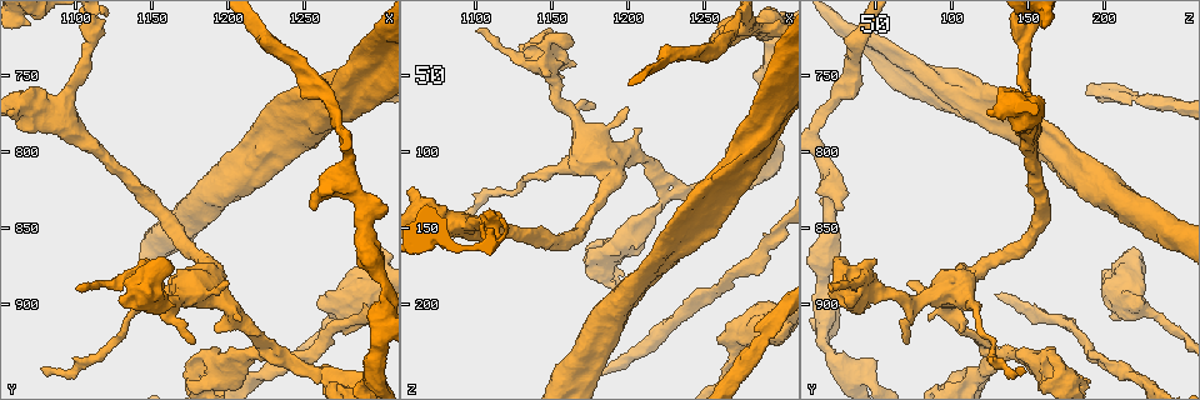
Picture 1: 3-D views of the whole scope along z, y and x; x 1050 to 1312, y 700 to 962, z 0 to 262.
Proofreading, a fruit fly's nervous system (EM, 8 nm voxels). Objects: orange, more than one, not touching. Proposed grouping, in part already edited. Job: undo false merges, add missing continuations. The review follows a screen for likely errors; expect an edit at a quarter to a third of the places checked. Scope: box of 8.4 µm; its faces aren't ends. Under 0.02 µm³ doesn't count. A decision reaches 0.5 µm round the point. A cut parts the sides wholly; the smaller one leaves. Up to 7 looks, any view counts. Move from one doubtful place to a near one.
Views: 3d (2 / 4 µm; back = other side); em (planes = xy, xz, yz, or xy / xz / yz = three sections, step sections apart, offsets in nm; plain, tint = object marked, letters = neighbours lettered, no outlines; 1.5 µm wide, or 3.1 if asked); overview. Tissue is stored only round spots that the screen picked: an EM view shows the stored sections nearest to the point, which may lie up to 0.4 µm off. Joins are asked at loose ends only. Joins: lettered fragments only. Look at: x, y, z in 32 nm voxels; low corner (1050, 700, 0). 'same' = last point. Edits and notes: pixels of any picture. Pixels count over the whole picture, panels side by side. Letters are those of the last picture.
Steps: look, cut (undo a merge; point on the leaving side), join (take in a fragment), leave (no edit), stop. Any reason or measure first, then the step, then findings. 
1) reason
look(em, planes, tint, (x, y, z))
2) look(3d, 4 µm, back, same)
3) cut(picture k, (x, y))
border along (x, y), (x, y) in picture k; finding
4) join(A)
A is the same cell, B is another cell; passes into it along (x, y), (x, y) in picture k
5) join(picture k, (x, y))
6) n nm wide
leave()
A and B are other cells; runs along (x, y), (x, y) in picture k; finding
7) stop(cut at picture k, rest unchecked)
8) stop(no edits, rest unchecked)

narrows sharply
look(3d, 2 µm, back, (1236, 932, 124))

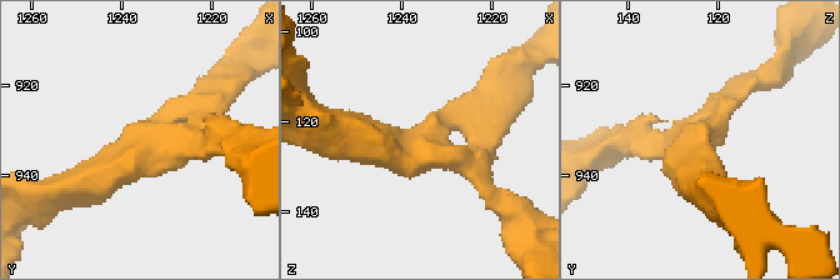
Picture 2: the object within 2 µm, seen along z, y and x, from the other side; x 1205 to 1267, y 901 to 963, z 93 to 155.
3 arms
look(em, planes, letters, (1233, 932, 125))

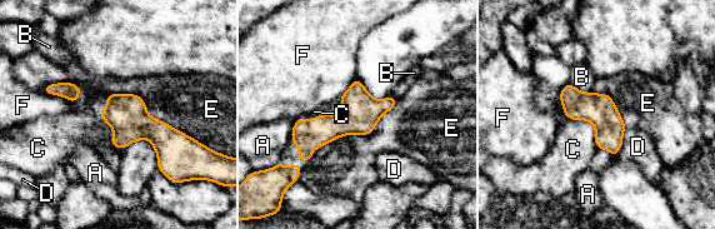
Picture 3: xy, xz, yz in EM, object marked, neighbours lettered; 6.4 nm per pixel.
200 nm wide
leave()
A, B, C, D, E and F are other cells; runs along (393, 100), (328, 127), (303, 157) in picture 3; one neuron here

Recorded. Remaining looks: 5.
an open end
look(em, xy, step 8, letters, (1210, 788, 170))

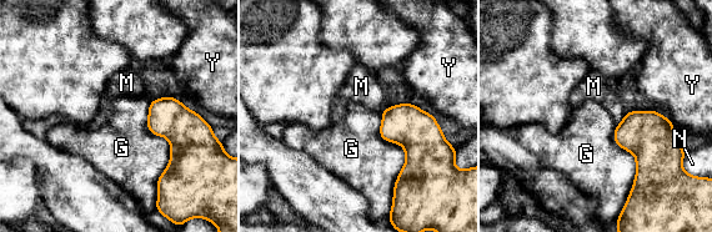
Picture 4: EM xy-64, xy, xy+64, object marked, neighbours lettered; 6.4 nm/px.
another direction
look(em, planes, letters, same)

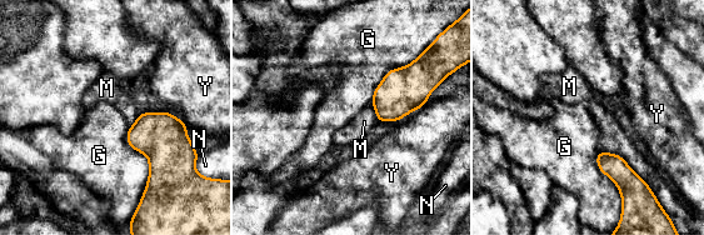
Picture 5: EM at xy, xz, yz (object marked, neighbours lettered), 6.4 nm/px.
leave()
G, M, N and Y are other cells; no lettered fragment goes on from it

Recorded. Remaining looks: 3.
thin end
look(3d, 4 µm, (1098, 890, 20))

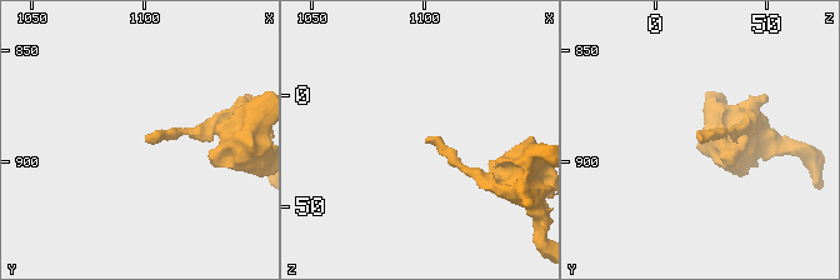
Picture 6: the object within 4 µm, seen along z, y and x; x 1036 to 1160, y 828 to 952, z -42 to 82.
shape alone is not enough
look(em, xy, step 8, tint, (1101, 890, 19))

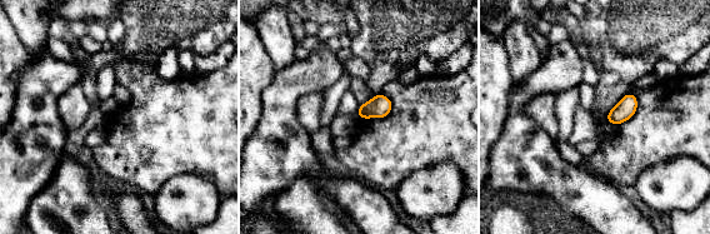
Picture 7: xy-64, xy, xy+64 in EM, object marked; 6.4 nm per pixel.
look(em, xy, step 8, letters, same)

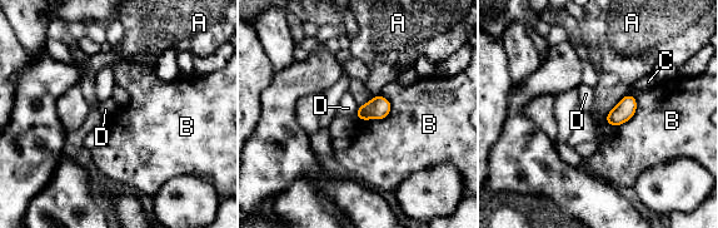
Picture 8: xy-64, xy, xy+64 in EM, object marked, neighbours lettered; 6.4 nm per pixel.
120 nm wide
leave()
A, B, C and D are other cells; border along (392, 104), (383, 118), (357, 119) in picture 8; none of them fits

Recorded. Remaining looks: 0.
stop(no edits, rest unchecked)

